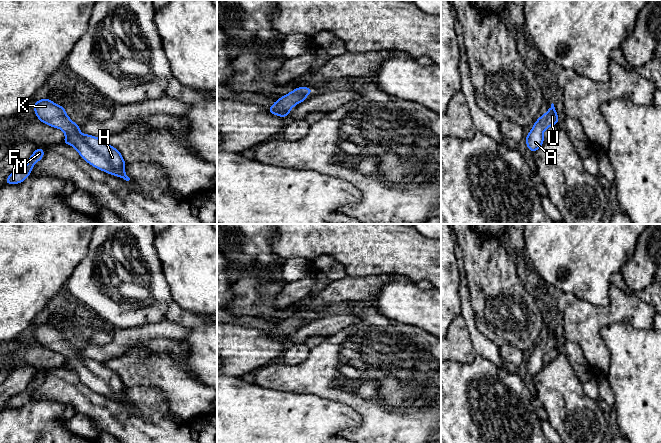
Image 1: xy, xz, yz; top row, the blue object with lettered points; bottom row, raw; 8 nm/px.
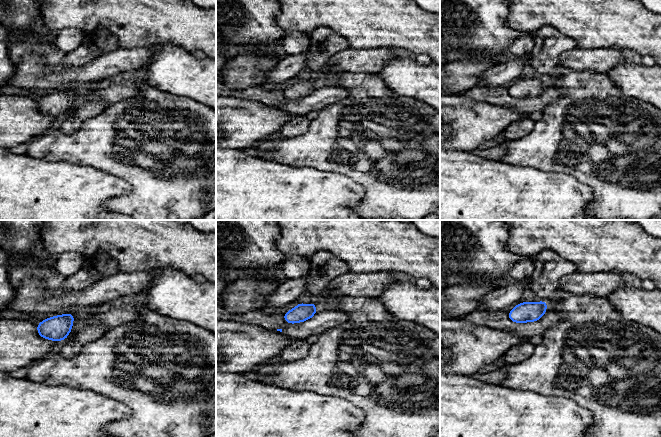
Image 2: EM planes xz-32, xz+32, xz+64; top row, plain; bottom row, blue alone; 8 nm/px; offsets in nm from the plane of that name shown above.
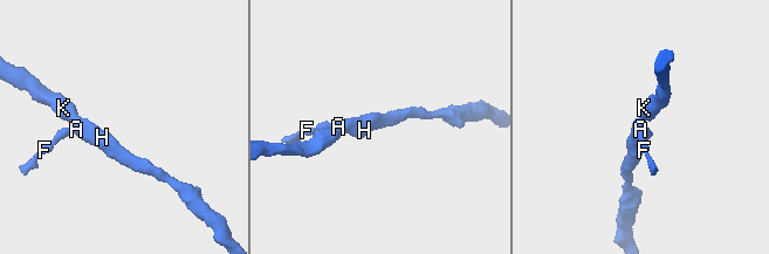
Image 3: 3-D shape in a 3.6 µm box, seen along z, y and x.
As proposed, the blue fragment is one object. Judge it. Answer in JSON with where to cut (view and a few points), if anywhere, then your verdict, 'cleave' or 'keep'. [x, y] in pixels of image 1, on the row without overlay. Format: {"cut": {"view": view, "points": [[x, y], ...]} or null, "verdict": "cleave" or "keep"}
{"cut": null, "verdict": "keep"}

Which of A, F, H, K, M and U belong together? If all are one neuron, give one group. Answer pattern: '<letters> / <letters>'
A F H K M U

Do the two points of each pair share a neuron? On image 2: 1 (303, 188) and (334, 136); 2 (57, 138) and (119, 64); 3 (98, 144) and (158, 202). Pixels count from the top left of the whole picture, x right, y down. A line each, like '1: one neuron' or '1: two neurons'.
1: two neurons
2: two neurons
3: one neuron

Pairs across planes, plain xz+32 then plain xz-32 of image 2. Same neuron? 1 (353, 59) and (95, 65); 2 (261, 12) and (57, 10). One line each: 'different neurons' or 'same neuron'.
1: same neuron
2: different neurons

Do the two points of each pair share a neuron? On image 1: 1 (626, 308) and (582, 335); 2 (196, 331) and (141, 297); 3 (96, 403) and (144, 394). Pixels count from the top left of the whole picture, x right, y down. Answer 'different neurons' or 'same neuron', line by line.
1: same neuron
2: different neurons
3: same neuron

